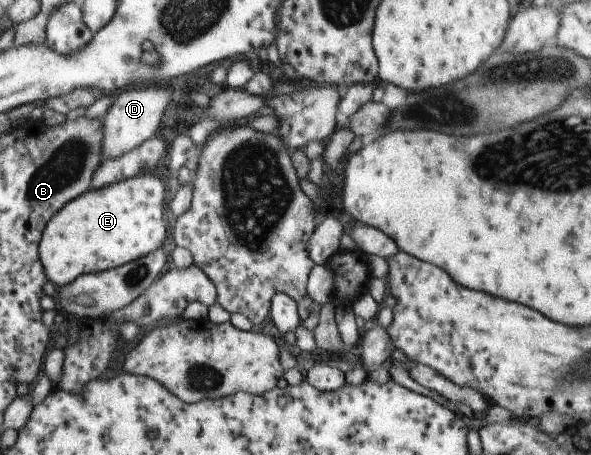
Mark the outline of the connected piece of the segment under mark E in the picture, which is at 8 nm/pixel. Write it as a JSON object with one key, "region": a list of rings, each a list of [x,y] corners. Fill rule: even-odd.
{"region":[[[143,171],[141,175],[133,175],[99,189],[90,188],[64,203],[47,220],[38,243],[37,255],[47,280],[55,283],[56,288],[66,286],[80,275],[116,268],[161,248],[166,232],[163,217],[167,213],[163,205],[166,196],[164,184],[153,171]]]}

